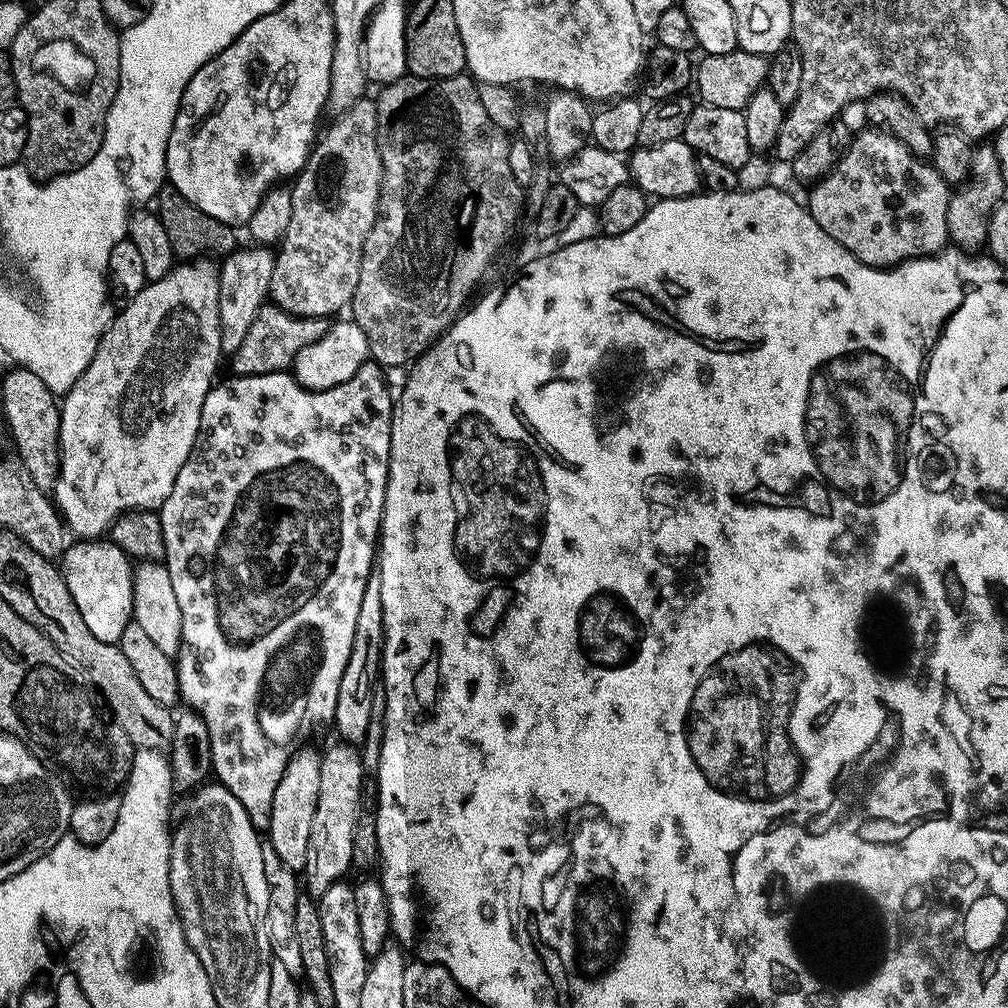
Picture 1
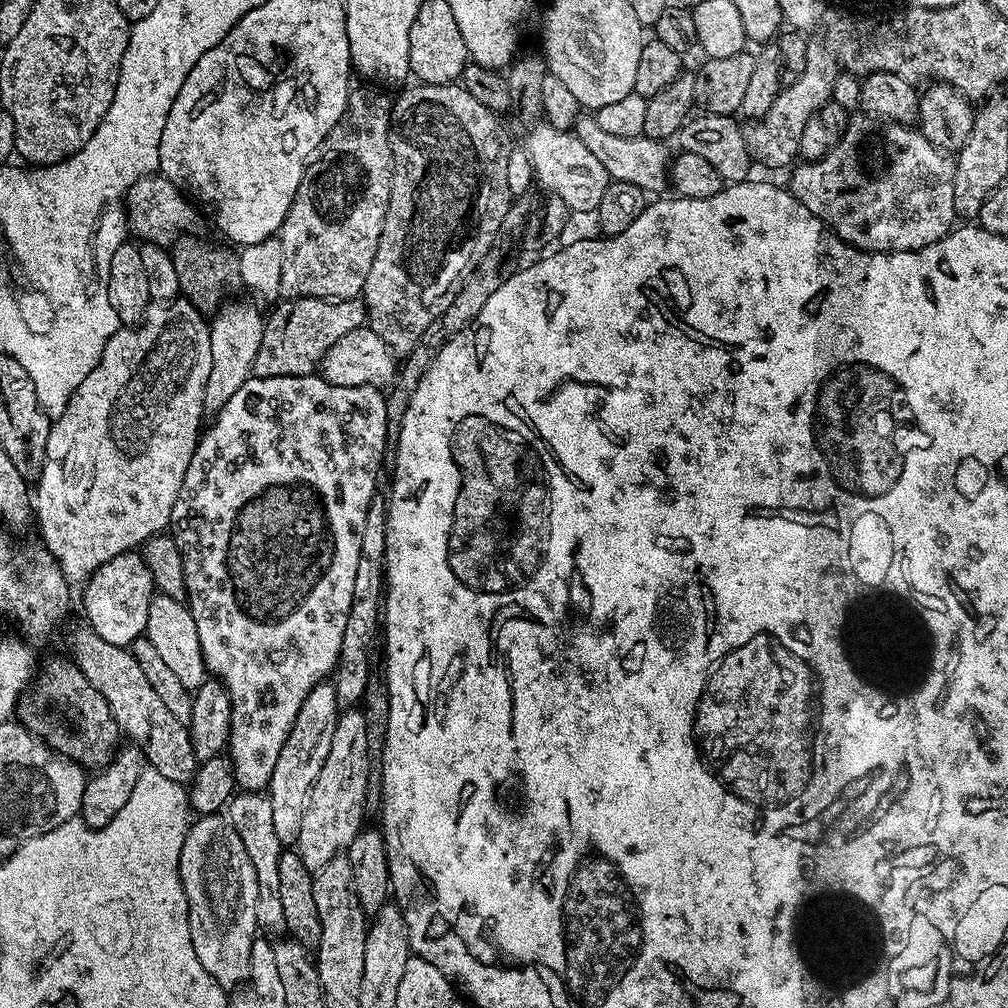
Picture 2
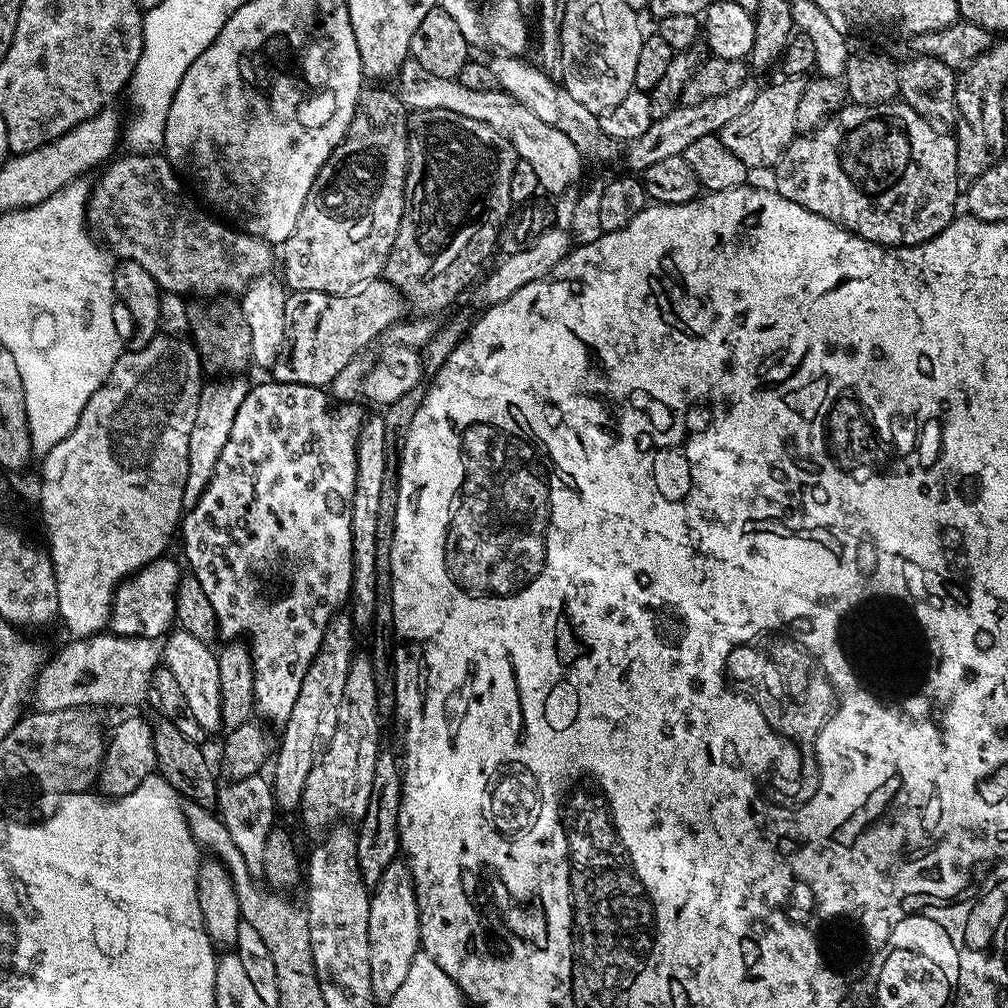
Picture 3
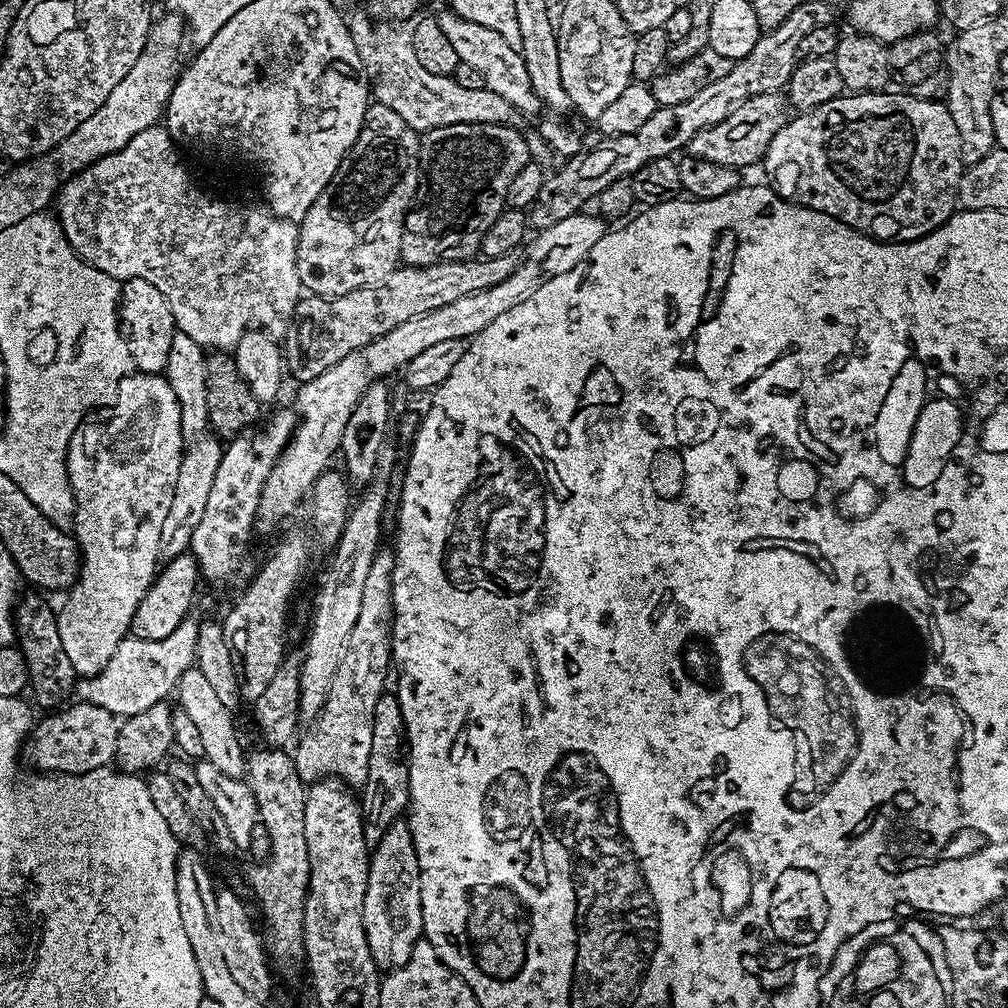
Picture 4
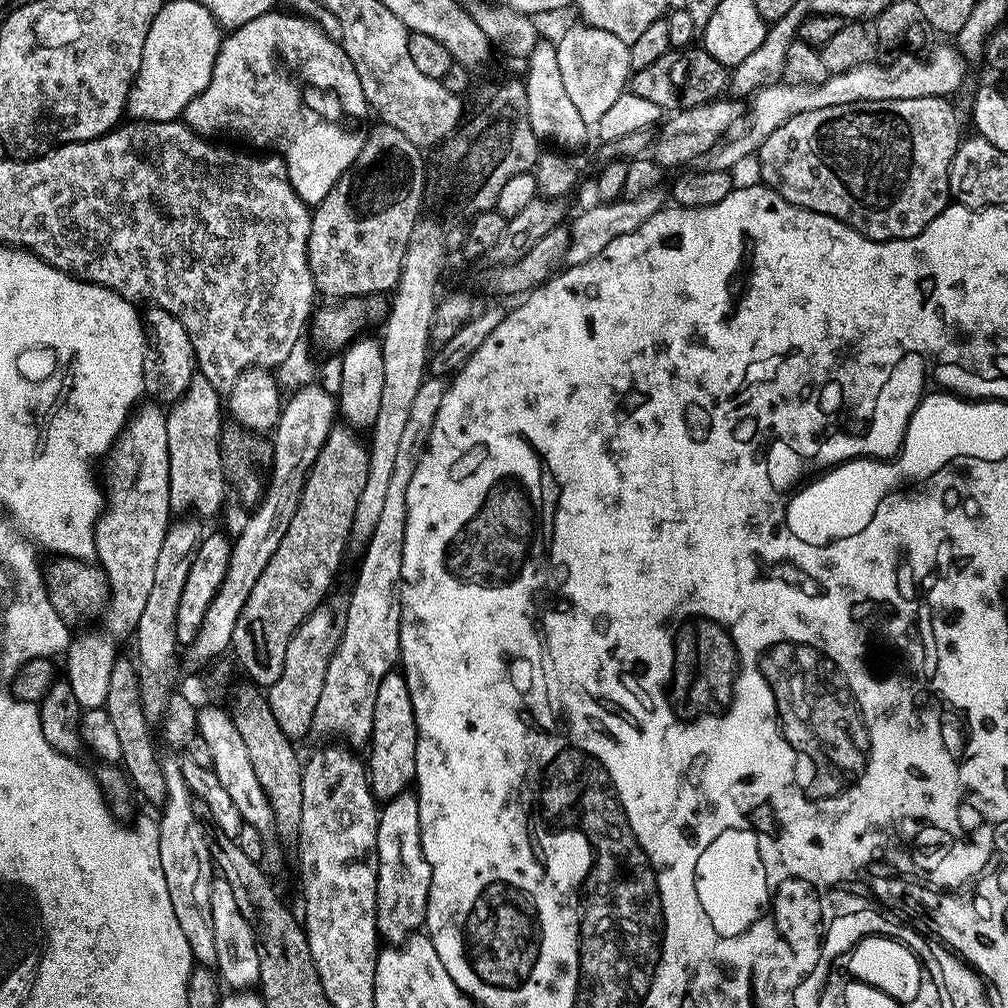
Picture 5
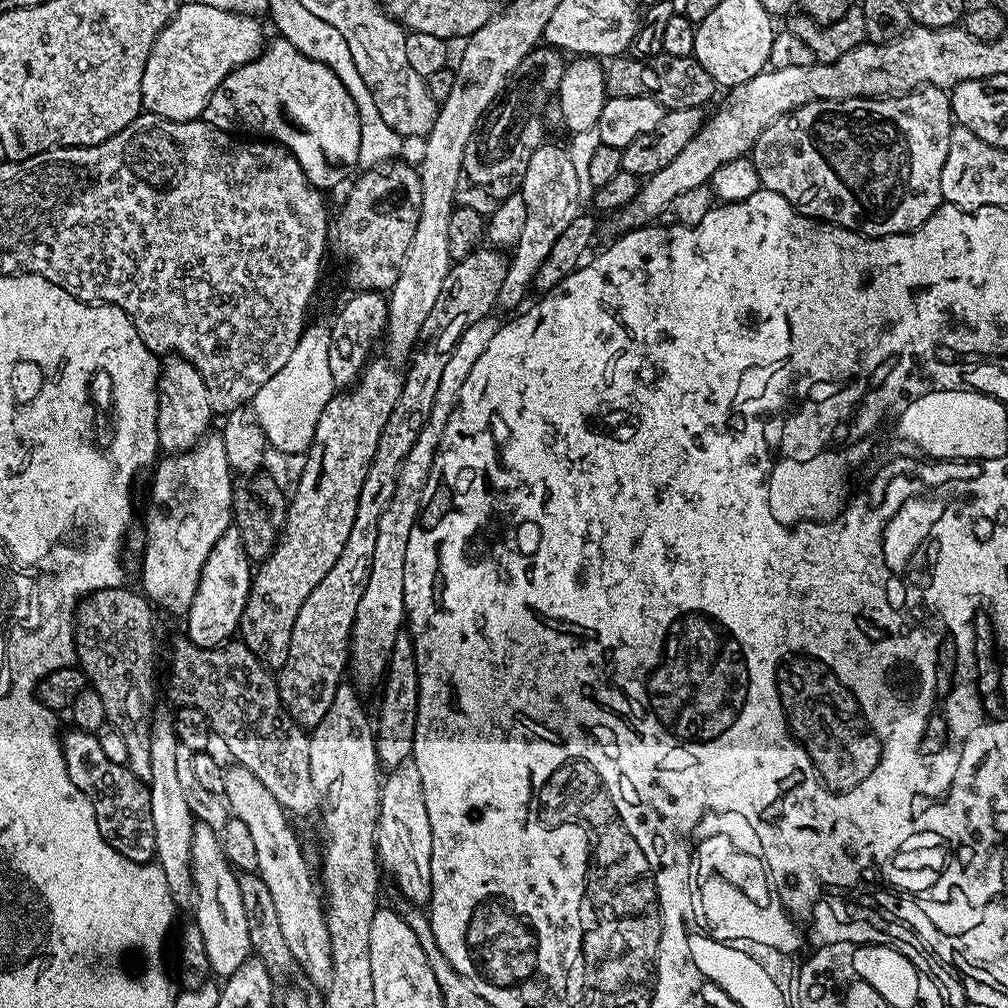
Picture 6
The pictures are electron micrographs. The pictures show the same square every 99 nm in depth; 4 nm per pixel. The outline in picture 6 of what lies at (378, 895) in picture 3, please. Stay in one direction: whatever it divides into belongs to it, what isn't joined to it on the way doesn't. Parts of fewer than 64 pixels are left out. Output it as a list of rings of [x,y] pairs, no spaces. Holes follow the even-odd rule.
[[[408,759],[405,764],[399,764],[397,768],[391,769],[383,777],[380,786],[380,813],[378,814],[378,822],[376,823],[376,854],[378,864],[385,873],[392,875],[392,880],[396,883],[398,891],[404,895],[403,899],[409,904],[418,904],[421,906],[427,905],[432,898],[432,875],[430,874],[430,858],[432,857],[432,835],[430,834],[430,814],[426,814],[426,798],[422,794],[422,774],[418,774],[418,766]]]

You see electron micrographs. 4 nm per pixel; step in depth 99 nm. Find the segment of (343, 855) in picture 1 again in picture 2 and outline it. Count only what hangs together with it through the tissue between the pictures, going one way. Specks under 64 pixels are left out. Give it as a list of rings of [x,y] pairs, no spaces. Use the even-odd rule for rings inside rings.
[[[344,710],[334,730],[334,742],[330,742],[330,754],[326,754],[326,762],[322,762],[322,770],[318,770],[318,778],[312,784],[306,810],[302,814],[302,830],[294,845],[312,873],[322,870],[326,862],[341,855],[360,833],[366,820],[366,782],[366,718],[363,711]]]

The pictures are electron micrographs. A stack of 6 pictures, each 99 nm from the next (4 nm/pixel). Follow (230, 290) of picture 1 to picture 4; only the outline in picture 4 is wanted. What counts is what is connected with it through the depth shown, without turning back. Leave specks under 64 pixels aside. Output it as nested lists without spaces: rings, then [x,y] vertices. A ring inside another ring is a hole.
[[[212,434],[195,437],[187,447],[182,458],[182,466],[178,466],[178,486],[174,486],[170,514],[162,526],[160,555],[165,561],[183,556],[191,549],[194,530],[197,529],[198,522],[202,522],[206,501],[210,499],[210,486],[214,486],[214,474],[218,474],[218,462],[222,462],[224,449],[225,445]]]

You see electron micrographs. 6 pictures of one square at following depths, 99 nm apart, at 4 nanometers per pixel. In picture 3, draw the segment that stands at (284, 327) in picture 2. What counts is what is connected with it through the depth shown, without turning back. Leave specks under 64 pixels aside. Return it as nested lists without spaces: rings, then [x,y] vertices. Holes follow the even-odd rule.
[[[383,278],[372,280],[359,290],[348,294],[332,295],[322,291],[291,291],[287,295],[285,338],[281,350],[270,369],[271,379],[283,386],[286,383],[312,385],[313,387],[329,387],[370,342],[374,341],[395,323],[399,323],[407,313],[407,300],[401,294],[399,287]]]

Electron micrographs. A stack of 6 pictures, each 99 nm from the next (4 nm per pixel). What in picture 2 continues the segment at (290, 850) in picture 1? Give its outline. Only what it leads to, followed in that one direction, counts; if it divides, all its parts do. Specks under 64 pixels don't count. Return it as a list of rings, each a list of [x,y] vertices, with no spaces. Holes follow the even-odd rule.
[[[335,683],[316,684],[314,690],[306,694],[306,702],[302,702],[302,710],[298,710],[298,718],[294,718],[294,726],[282,746],[282,754],[278,754],[278,762],[274,762],[274,774],[266,795],[274,809],[274,834],[278,834],[281,845],[295,845],[302,830],[302,814],[306,810],[308,795],[318,778],[318,770],[322,770],[322,762],[326,762],[326,754],[330,754],[330,742],[334,742],[334,730],[341,711],[340,703],[336,701]]]

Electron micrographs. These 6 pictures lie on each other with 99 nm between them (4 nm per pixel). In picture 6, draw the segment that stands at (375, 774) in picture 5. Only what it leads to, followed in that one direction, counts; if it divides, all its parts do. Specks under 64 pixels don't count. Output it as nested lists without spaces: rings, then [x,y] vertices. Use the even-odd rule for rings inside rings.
[[[402,630],[394,638],[392,653],[388,656],[386,673],[382,678],[384,689],[380,692],[380,713],[374,716],[376,733],[376,753],[385,769],[397,768],[405,764],[412,754],[414,730],[418,714],[418,694],[420,693],[420,664],[416,661],[416,651],[411,631]]]

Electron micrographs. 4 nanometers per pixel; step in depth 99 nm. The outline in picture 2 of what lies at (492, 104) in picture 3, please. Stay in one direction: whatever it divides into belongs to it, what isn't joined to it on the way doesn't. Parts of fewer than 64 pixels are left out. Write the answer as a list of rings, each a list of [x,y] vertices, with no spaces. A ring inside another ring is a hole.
[[[548,130],[545,136],[532,136],[528,141],[523,141],[522,147],[530,154],[530,162],[536,171],[536,179],[542,185],[545,184],[547,191],[557,195],[566,202],[570,212],[582,210],[596,210],[598,202],[602,202],[602,194],[606,194],[610,183],[606,166],[602,166],[602,162],[598,162],[598,158],[594,158],[594,154],[590,154],[590,150],[586,150],[586,146],[582,146],[582,142],[574,134],[567,131]]]

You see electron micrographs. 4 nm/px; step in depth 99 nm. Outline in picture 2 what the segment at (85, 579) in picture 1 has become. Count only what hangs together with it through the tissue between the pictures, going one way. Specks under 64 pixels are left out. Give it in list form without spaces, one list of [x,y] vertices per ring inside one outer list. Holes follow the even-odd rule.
[[[139,551],[123,552],[93,572],[83,585],[84,616],[87,627],[114,646],[127,649],[139,636],[145,635],[146,618],[154,595],[152,575]]]

